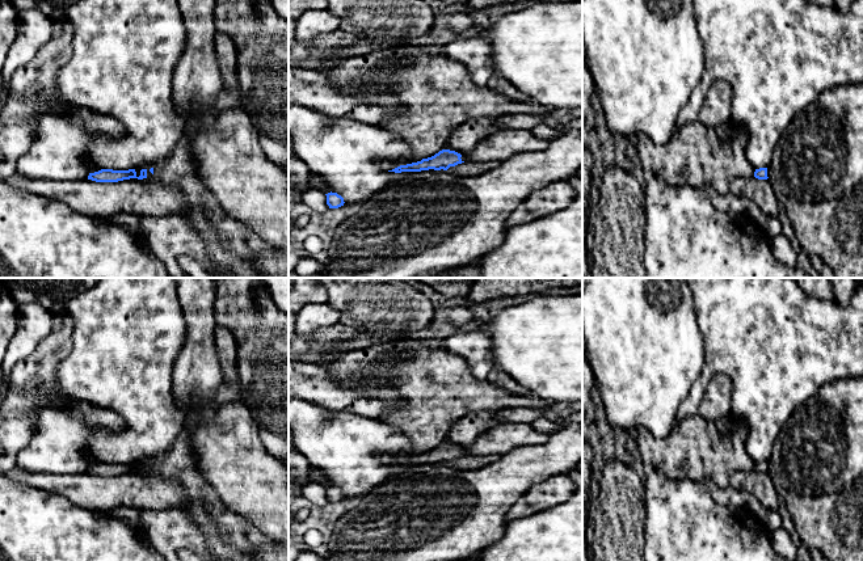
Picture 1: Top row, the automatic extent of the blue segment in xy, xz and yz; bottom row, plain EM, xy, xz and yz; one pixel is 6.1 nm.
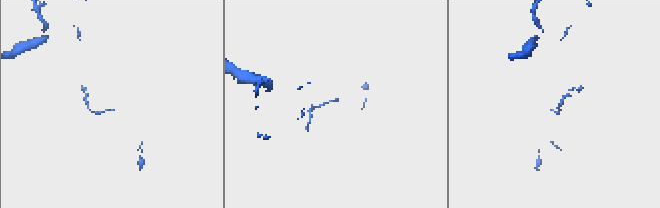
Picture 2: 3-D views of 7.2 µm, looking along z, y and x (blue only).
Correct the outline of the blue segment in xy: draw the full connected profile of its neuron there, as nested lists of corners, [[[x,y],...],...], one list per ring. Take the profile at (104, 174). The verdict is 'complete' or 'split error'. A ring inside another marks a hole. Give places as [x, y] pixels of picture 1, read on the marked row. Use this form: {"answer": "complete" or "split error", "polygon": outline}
{"answer": "complete", "polygon": [[[101,169],[98,172],[89,173],[88,176],[88,180],[96,182],[118,182],[130,178],[138,178],[138,180],[147,178],[147,169],[142,169],[139,177],[136,176],[135,169],[129,170]]]}

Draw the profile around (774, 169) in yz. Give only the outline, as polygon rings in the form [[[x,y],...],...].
[[[863,83],[838,85],[824,90],[814,102],[799,111],[783,131],[778,145],[773,153],[773,163],[767,168],[767,177],[774,190],[783,190],[788,198],[801,202],[834,201],[843,194],[850,193],[860,181],[863,181]]]

